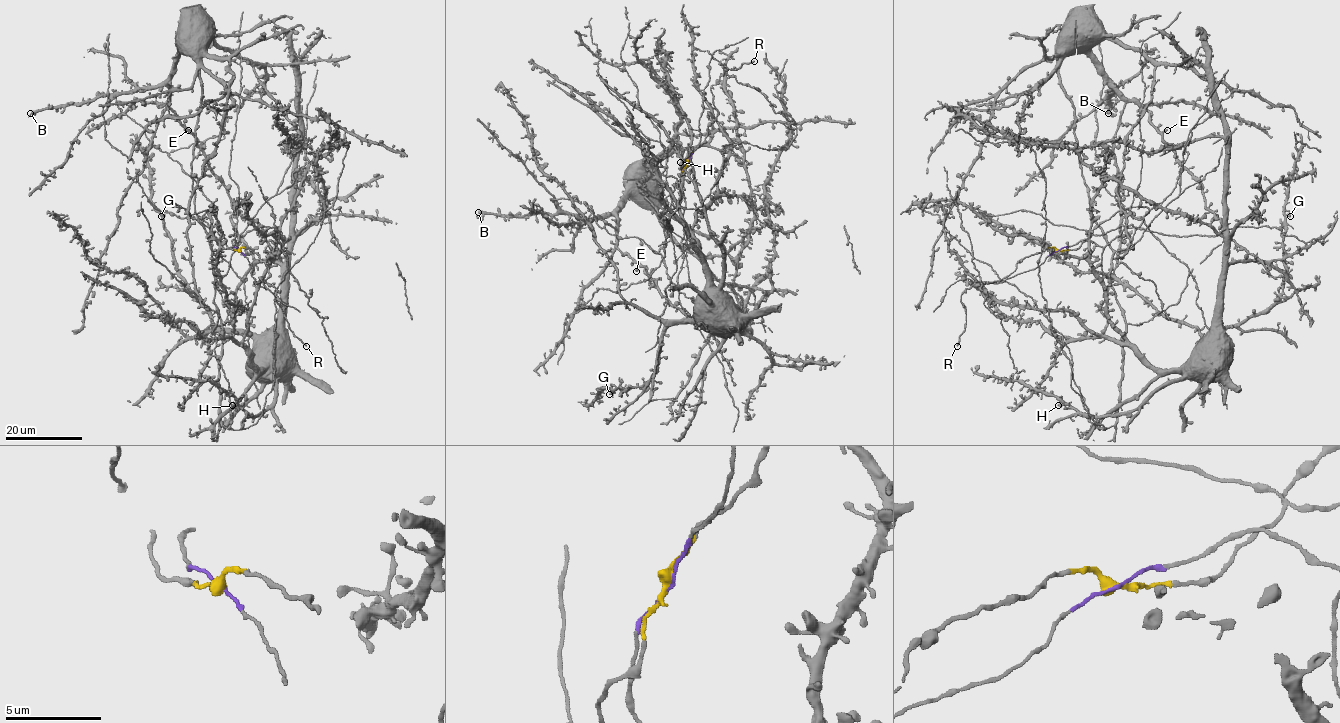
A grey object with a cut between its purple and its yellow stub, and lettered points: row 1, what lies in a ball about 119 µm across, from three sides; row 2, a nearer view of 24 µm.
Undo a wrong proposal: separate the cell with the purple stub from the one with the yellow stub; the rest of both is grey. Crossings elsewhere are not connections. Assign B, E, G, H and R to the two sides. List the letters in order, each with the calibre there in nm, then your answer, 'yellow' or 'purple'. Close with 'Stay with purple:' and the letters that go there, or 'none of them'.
B: calibre 440 nm; purple
E: calibre 440 nm; purple
G: calibre 460 nm; yellow
H: calibre 480 nm; yellow
R: calibre 180 nm; yellow
Stay with purple: B, E

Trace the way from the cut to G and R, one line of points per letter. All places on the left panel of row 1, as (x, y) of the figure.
G: (240, 250), (212, 207), (202, 217), (243, 282), (251, 352), (180, 274), (161, 216)
R: (240, 250), (245, 247), (265, 263), (269, 275), (263, 282), (275, 288), (288, 328), (306, 346)

